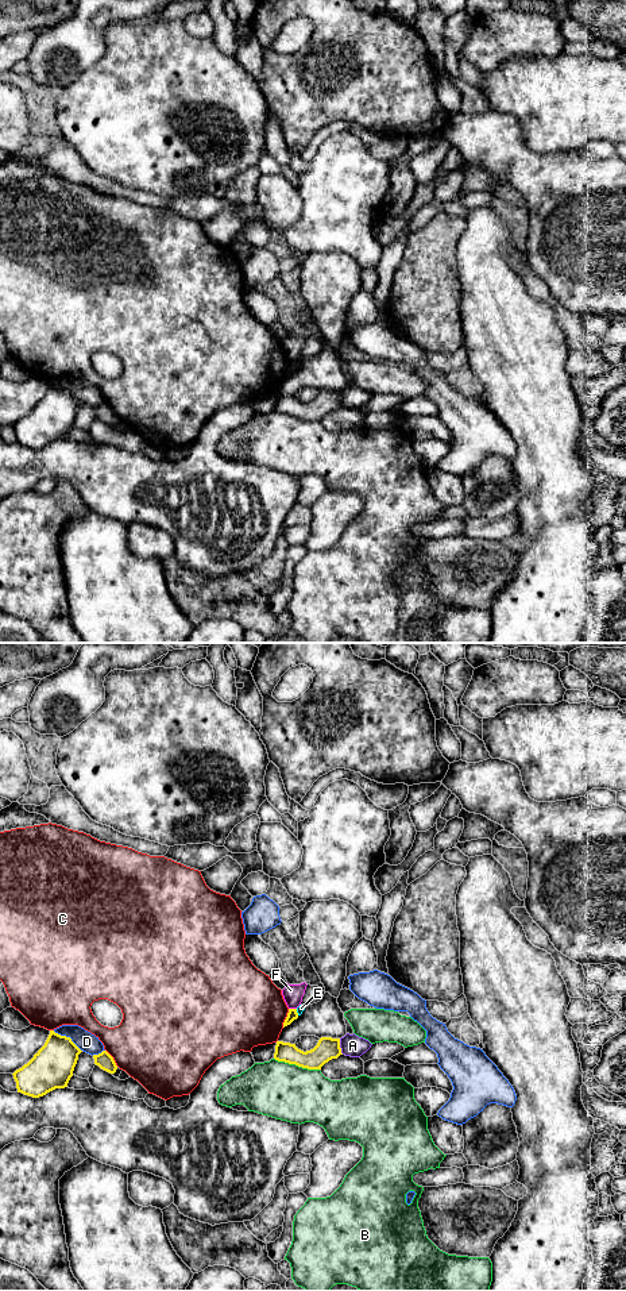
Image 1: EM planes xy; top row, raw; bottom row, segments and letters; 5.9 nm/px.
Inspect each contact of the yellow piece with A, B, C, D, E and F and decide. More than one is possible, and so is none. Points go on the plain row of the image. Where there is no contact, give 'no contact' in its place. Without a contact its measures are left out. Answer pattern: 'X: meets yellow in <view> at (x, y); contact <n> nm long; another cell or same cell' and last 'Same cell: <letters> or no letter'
A: meets yellow in xy at (339, 399); contact 100 nm long; another cell
B: meets yellow in xy at (297, 416); contact 280 nm long; another cell
C: meets yellow in xy at (286, 370); contact 120 nm long; another cell
D: meets yellow in xy at (68, 389); contact 220 nm long; another cell
E: meets yellow in xy at (296, 363); contact 40 nm long; another cell
F: meets yellow in xy at (293, 361); contact 50 nm long; another cell
Same cell: no letter

